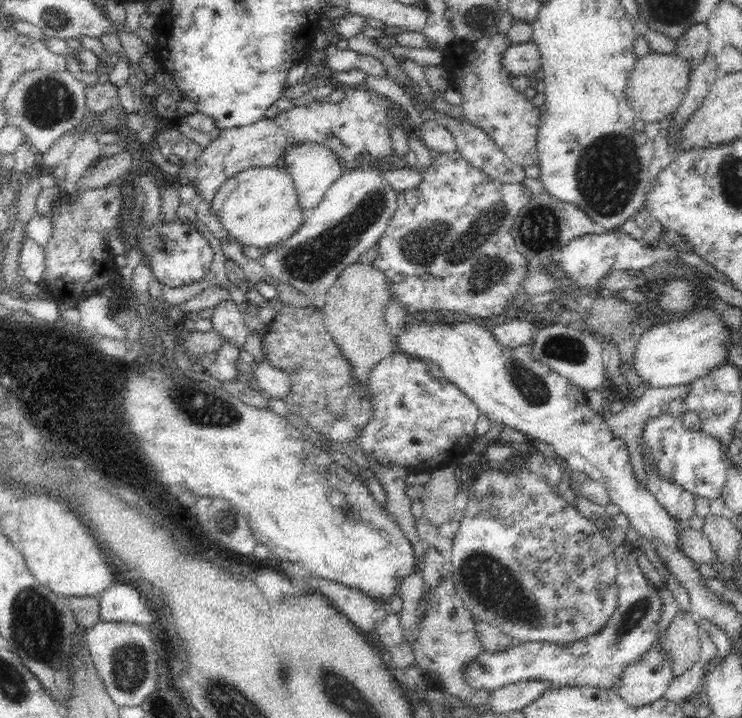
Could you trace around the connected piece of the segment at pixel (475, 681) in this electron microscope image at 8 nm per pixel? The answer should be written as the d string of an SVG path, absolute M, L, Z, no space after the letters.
M627 541L615 548L614 553L618 600L612 618L598 634L590 634L586 640L578 640L572 644L518 642L518 646L500 652L482 652L464 670L466 683L474 689L484 691L494 691L528 680L545 680L550 683L550 687L590 686L614 690L627 667L644 659L657 642L662 610L662 600L658 595L660 583L649 581L646 575L649 567L641 564L641 553L635 551Z

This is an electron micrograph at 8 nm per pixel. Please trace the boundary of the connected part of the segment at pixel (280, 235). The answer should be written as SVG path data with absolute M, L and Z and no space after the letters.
M285 166L253 167L236 174L218 189L210 204L210 213L218 217L229 236L244 246L261 249L268 249L292 236L307 215L298 205L294 180Z

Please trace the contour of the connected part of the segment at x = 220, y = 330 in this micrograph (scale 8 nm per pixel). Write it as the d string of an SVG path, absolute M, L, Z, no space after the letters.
M228 298L226 302L220 302L213 308L211 320L213 329L223 342L233 342L238 348L243 348L248 338L248 329L244 325L240 307L236 306L234 301Z

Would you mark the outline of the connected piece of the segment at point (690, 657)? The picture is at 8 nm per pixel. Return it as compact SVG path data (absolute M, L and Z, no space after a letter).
M679 610L660 638L662 653L672 659L674 678L692 669L700 657L700 624L696 622L697 618L691 617L689 613L690 611Z

